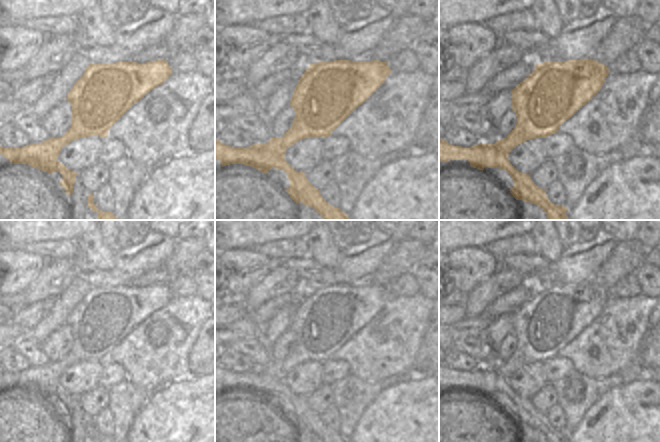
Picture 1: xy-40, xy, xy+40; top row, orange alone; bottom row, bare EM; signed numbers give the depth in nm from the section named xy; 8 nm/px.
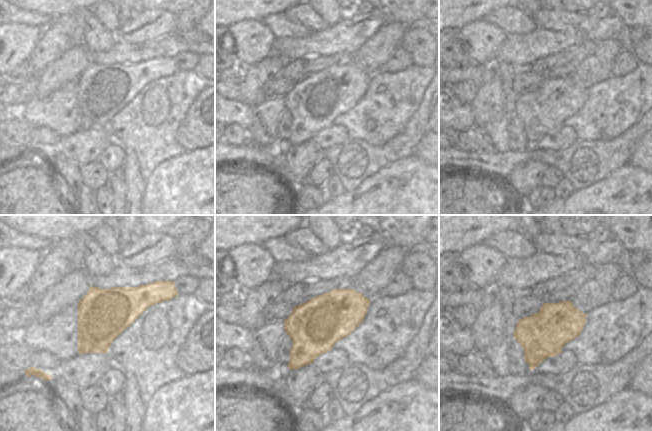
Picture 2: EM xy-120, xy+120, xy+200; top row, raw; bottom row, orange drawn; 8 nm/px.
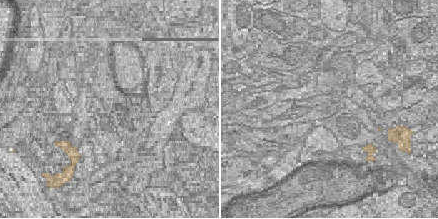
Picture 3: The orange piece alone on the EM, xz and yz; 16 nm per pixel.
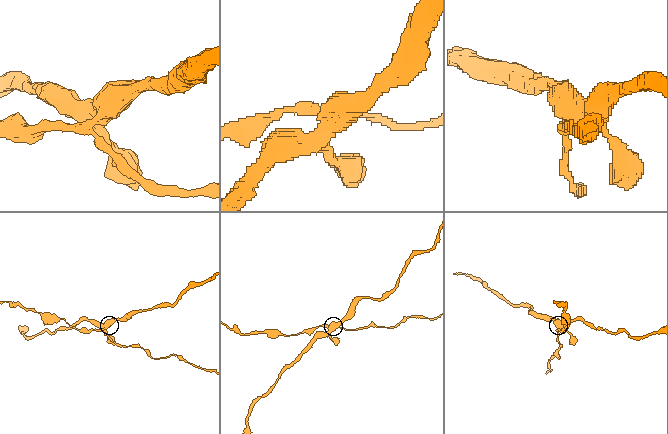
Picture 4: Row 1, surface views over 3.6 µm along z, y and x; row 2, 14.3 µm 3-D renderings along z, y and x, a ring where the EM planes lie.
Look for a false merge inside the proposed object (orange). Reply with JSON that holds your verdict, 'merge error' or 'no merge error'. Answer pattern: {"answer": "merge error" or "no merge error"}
{"answer": "merge error"}

